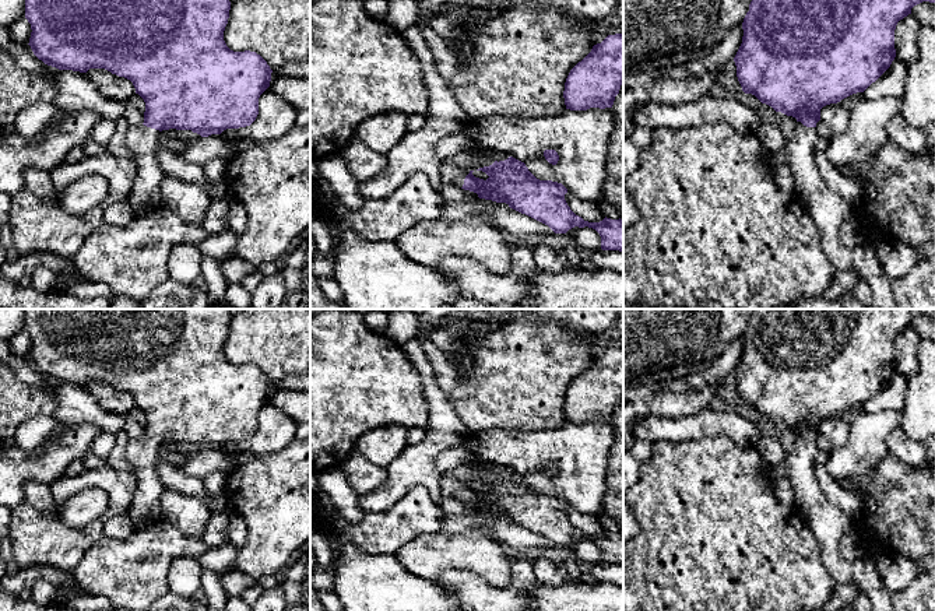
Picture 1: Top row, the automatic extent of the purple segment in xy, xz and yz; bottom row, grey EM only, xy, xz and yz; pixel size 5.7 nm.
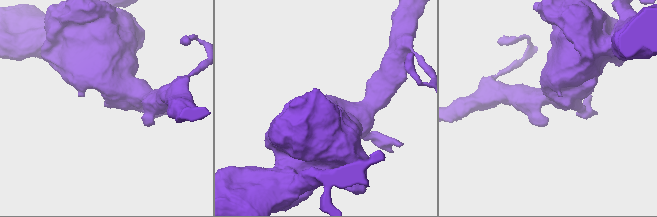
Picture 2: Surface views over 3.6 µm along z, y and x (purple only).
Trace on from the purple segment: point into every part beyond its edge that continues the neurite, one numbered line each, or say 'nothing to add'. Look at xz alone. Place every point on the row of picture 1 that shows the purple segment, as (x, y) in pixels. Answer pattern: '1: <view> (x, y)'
1: xz (449, 174)

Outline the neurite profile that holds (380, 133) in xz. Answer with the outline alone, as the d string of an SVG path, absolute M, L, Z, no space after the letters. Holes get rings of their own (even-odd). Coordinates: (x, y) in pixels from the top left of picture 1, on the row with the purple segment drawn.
M386 112L359 123L354 137L372 151L386 155L408 133L407 123L408 115Z

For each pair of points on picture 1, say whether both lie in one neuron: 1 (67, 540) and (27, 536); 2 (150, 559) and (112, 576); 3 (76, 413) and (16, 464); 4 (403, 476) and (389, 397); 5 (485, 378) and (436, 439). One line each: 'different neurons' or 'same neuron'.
1: same neuron
2: same neuron
3: different neurons
4: different neurons
5: different neurons

